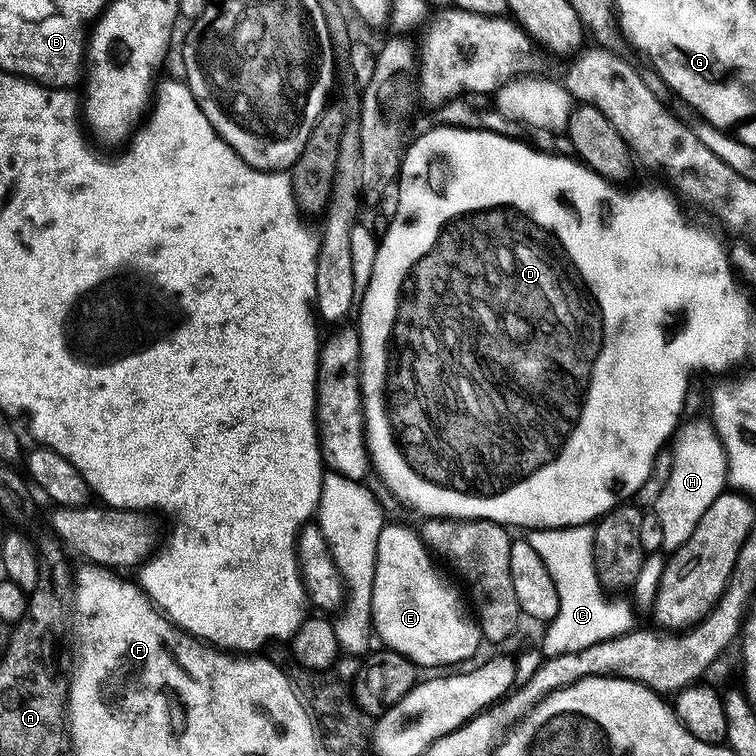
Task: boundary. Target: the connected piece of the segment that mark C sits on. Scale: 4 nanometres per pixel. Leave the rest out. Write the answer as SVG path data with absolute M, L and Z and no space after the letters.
M592 524L573 528L533 528L526 539L534 546L538 558L546 562L546 570L550 570L550 578L554 578L554 590L558 590L558 614L544 632L542 651L545 657L586 650L586 646L594 646L594 642L633 631L631 606L620 600L624 598L609 598L600 586L594 554L596 529Z

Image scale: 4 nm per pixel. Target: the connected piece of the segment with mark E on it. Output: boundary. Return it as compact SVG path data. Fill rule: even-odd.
M385 523L382 534L378 534L372 626L385 649L402 654L421 669L448 670L451 664L470 659L482 645L482 637L462 592L460 597L435 563L415 527Z

